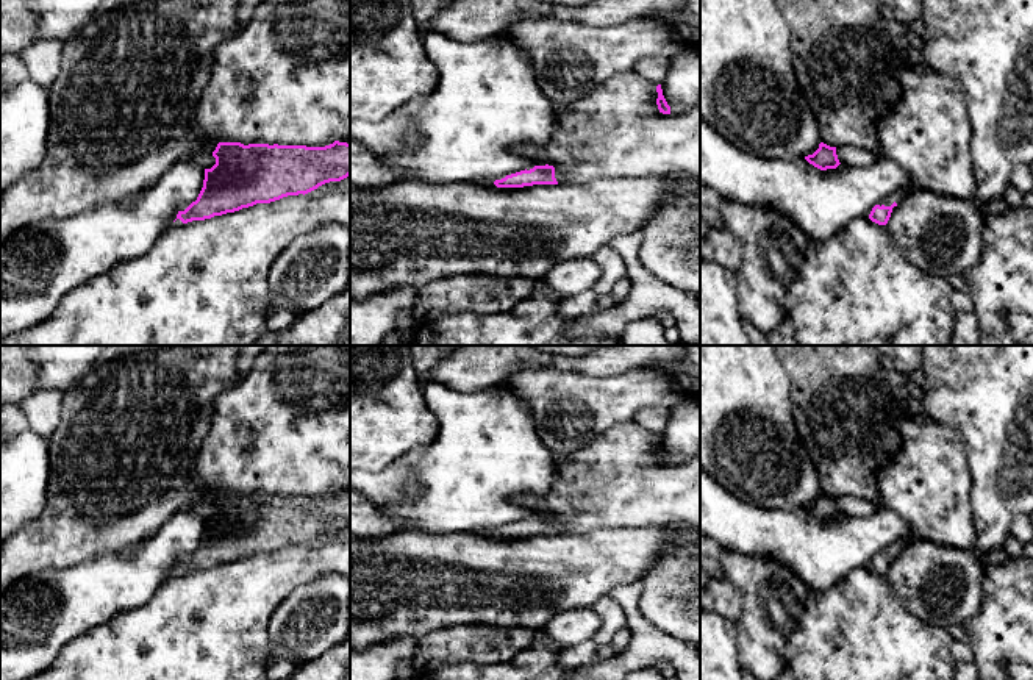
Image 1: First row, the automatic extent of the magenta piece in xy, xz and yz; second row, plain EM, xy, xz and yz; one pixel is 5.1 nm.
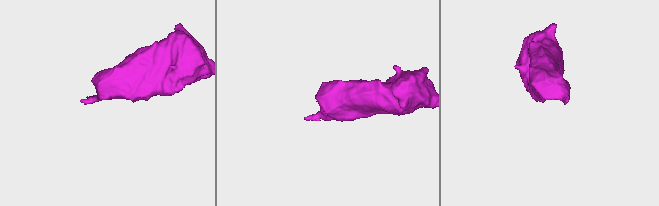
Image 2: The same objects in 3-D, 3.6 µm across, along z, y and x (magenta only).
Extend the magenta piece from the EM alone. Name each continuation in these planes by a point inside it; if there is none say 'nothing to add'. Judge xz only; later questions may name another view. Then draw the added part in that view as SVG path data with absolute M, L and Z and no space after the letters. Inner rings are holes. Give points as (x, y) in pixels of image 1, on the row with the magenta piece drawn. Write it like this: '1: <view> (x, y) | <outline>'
nothing to add

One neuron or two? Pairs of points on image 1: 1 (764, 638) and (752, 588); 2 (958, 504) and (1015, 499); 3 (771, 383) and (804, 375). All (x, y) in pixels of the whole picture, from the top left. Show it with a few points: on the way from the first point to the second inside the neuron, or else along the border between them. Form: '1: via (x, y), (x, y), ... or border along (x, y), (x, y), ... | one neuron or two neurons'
1: via (764, 626), (764, 601) | one neuron
2: border along (968, 466), (971, 476), (971, 515), (979, 538) | two neurons
3: border along (779, 361), (789, 382), (793, 415) | two neurons

